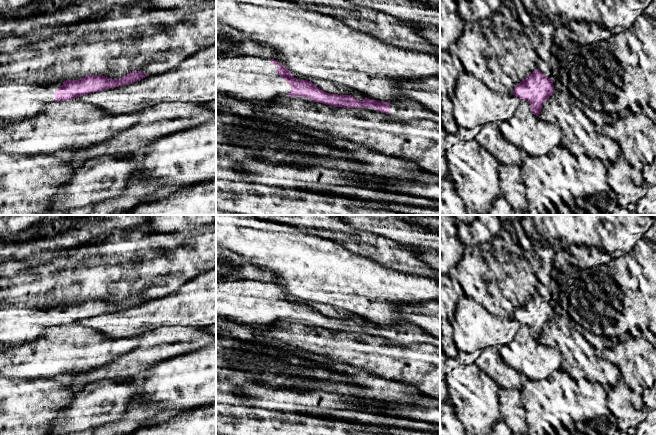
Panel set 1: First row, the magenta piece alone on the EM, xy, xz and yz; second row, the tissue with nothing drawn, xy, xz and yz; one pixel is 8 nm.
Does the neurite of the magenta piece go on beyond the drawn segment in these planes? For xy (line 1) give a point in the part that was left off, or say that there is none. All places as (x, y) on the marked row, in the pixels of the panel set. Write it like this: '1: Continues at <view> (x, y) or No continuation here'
1: Continues at xy (18, 100)

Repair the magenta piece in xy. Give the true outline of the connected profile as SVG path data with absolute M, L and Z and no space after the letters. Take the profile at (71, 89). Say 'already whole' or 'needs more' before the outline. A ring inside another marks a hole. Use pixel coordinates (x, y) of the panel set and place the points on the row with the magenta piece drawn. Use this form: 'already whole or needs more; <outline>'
needs more; M132 71L120 79L103 75L86 75L64 82L0 83L0 121L18 121L35 117L49 104L72 100L103 89L115 88L139 81L149 75Z

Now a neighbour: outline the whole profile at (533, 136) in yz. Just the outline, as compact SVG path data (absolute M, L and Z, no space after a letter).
M521 100L511 119L500 122L500 132L505 140L525 155L543 156L555 146L562 145L560 128L534 115L525 100Z

